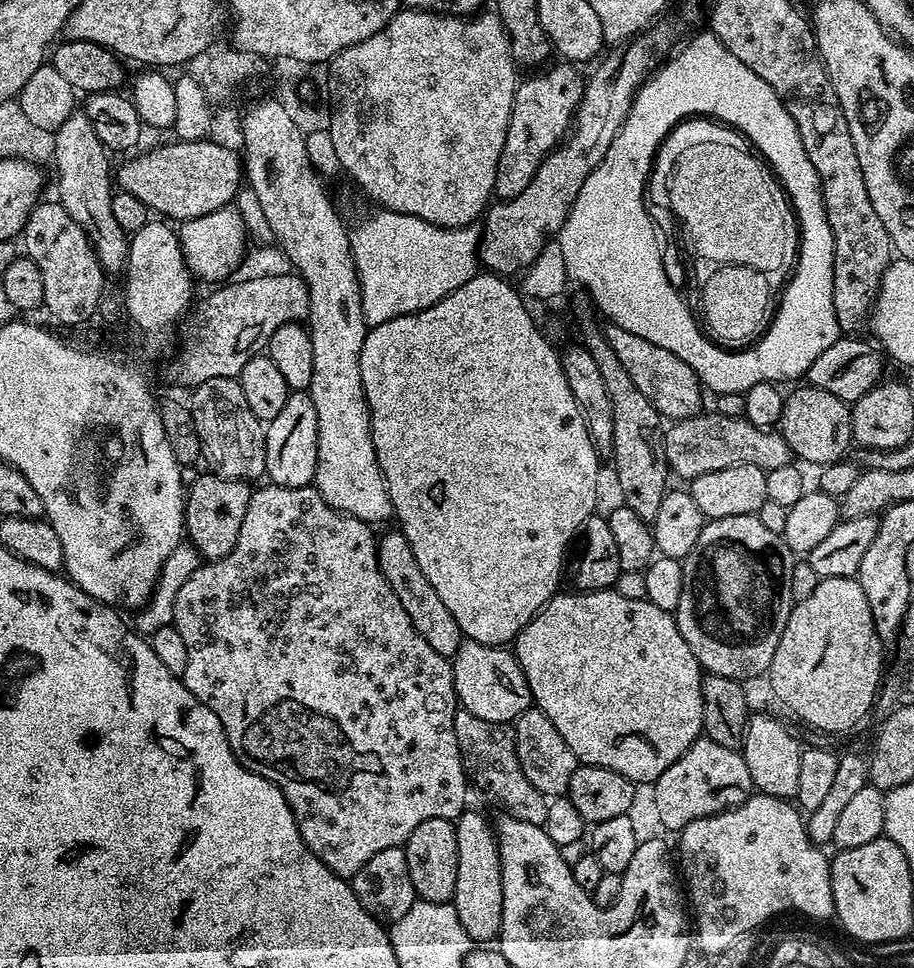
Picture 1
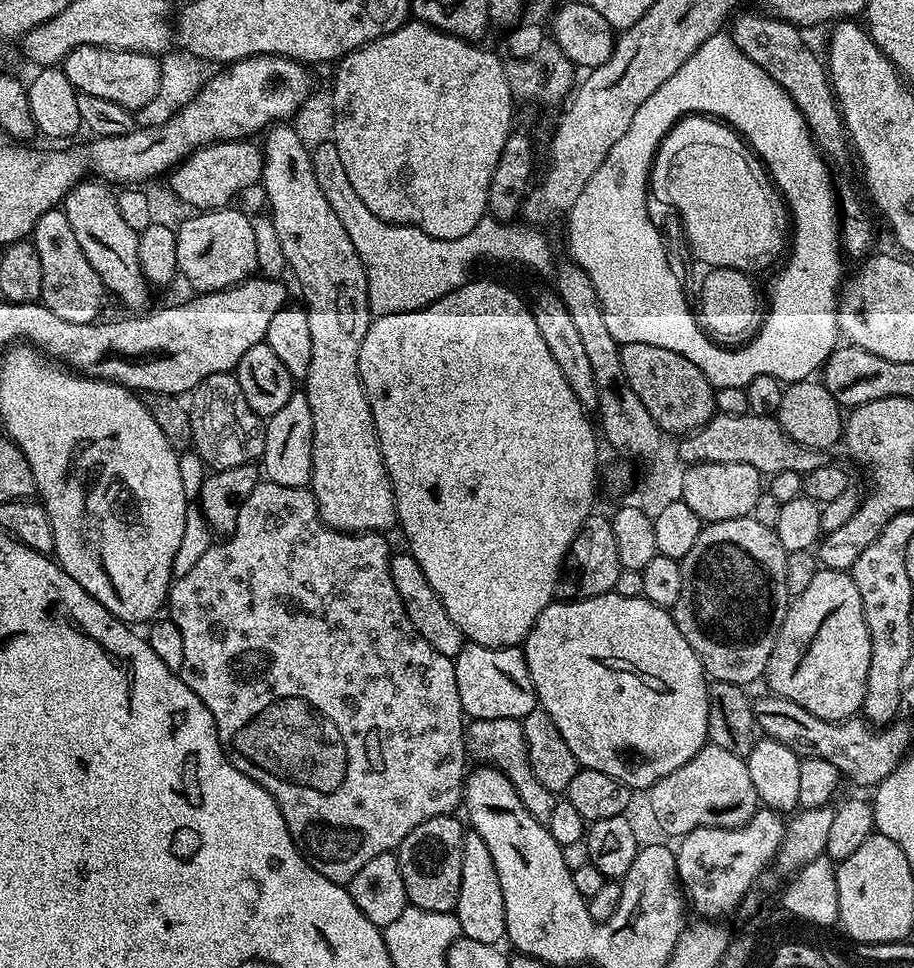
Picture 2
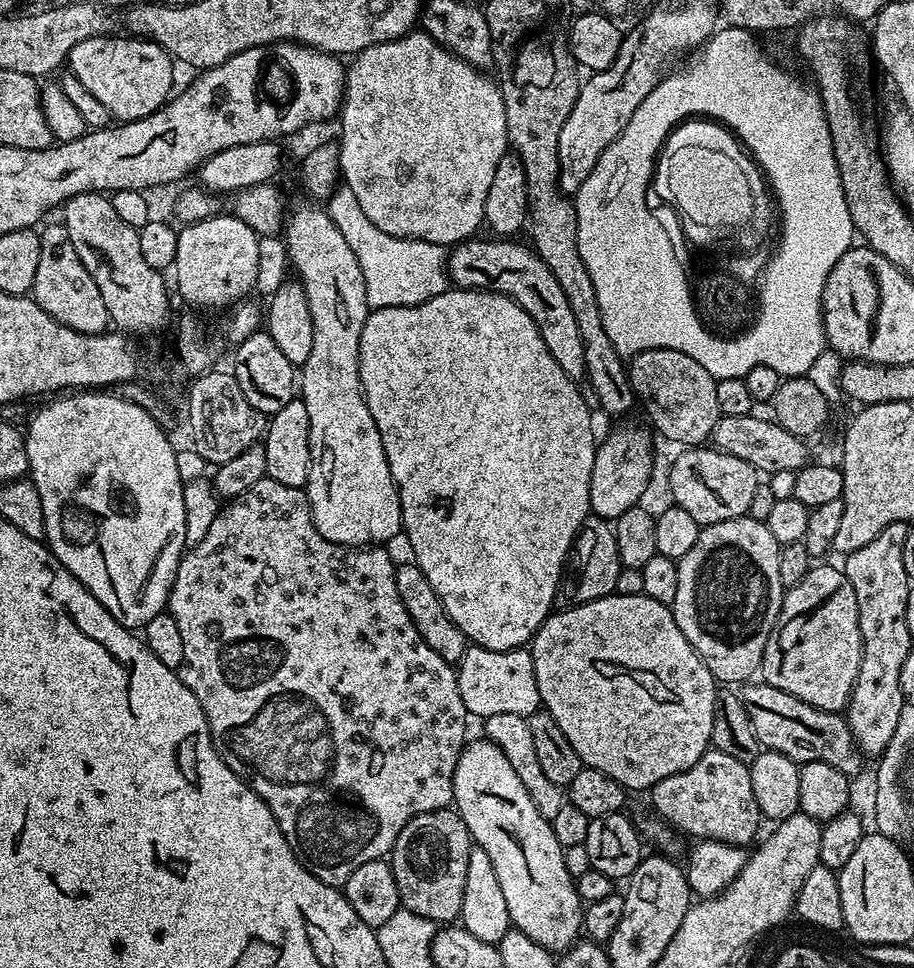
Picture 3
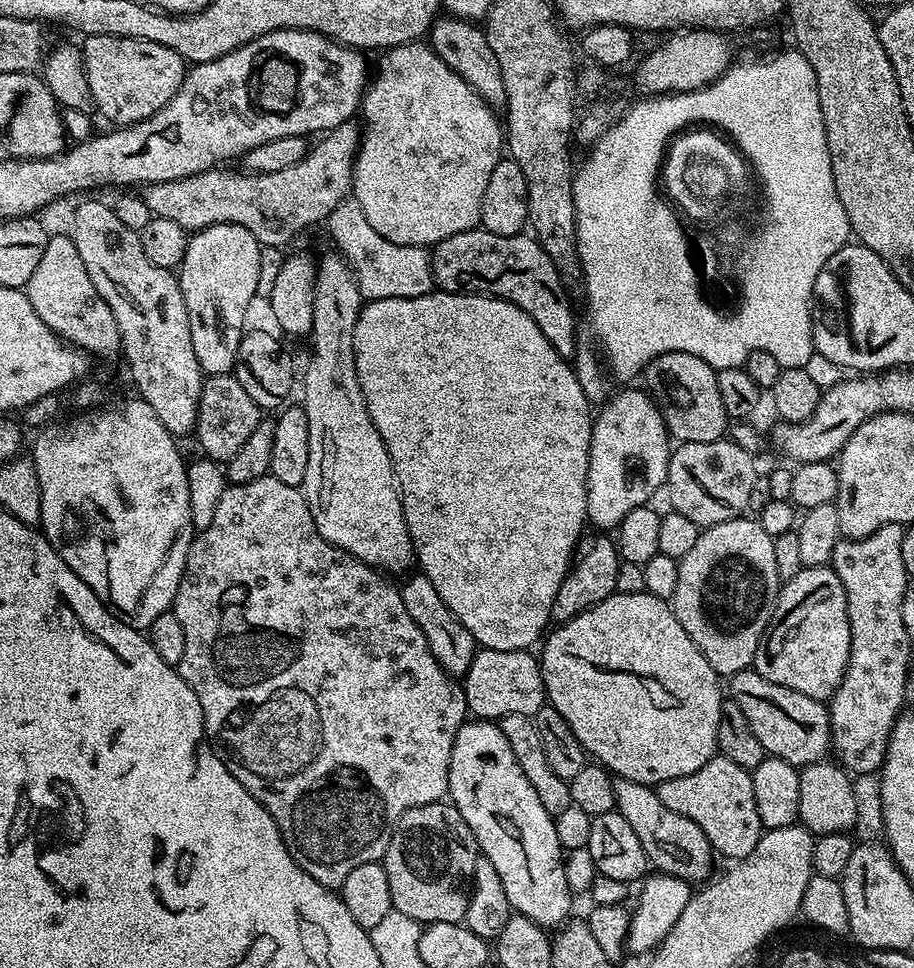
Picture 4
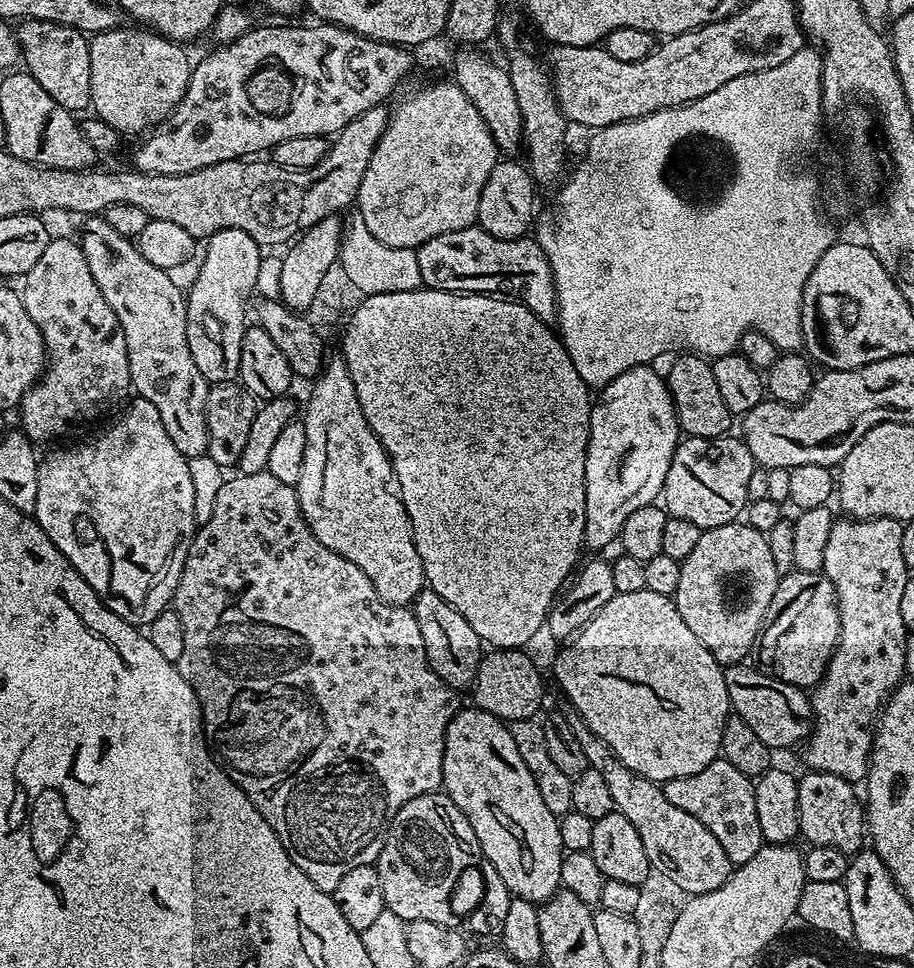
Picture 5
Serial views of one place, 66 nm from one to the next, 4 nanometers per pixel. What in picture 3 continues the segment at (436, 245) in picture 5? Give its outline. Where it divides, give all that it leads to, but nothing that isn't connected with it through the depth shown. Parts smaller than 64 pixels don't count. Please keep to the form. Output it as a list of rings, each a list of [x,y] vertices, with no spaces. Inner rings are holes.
[[[473,238],[471,240],[464,240],[463,242],[455,245],[455,247],[453,247],[451,249],[450,259],[448,261],[448,279],[449,279],[449,281],[451,281],[451,283],[453,285],[455,285],[455,287],[458,287],[458,288],[470,288],[470,289],[479,290],[482,292],[500,292],[504,296],[511,296],[512,300],[514,302],[518,302],[518,306],[522,306],[522,310],[526,310],[526,314],[530,314],[530,318],[534,318],[534,322],[538,326],[538,334],[542,334],[542,342],[546,342],[546,350],[550,350],[550,355],[552,355],[552,357],[554,358],[554,362],[558,362],[558,366],[562,366],[562,370],[565,372],[565,374],[567,374],[570,377],[570,379],[577,381],[577,382],[583,381],[585,379],[584,371],[586,370],[586,353],[584,353],[582,351],[582,346],[584,345],[584,343],[582,342],[582,333],[578,331],[578,322],[574,319],[574,314],[570,310],[570,302],[566,302],[566,294],[562,291],[562,286],[558,286],[558,281],[556,279],[554,279],[554,274],[553,274],[553,272],[550,271],[550,266],[546,266],[546,262],[542,262],[542,258],[540,257],[540,255],[538,255],[538,253],[536,253],[535,250],[533,250],[531,247],[529,247],[529,245],[527,243],[524,243],[525,245],[524,244],[512,244],[512,243],[516,243],[516,242],[509,242],[507,239],[504,239],[504,238],[491,238],[492,240],[480,240],[480,239],[481,238]]]

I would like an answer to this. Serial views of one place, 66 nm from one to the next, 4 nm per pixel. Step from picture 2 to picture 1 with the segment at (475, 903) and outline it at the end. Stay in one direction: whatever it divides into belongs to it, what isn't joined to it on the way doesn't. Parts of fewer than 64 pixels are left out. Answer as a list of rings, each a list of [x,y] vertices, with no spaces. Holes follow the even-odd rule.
[[[471,810],[461,812],[454,823],[458,838],[458,882],[450,903],[458,910],[462,930],[477,945],[484,946],[499,937],[502,926],[502,870],[494,824],[482,813]]]

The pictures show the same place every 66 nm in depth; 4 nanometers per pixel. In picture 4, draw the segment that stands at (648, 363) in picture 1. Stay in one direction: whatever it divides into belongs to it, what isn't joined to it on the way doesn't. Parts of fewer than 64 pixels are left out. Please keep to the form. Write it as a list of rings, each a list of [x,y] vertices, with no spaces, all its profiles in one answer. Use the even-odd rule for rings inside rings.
[[[685,352],[655,356],[644,367],[643,387],[661,412],[673,441],[689,444],[725,439],[730,428],[730,417],[726,414],[726,406],[722,406],[722,393],[718,390],[716,374],[717,369],[702,362],[702,358],[694,358],[694,354]]]

